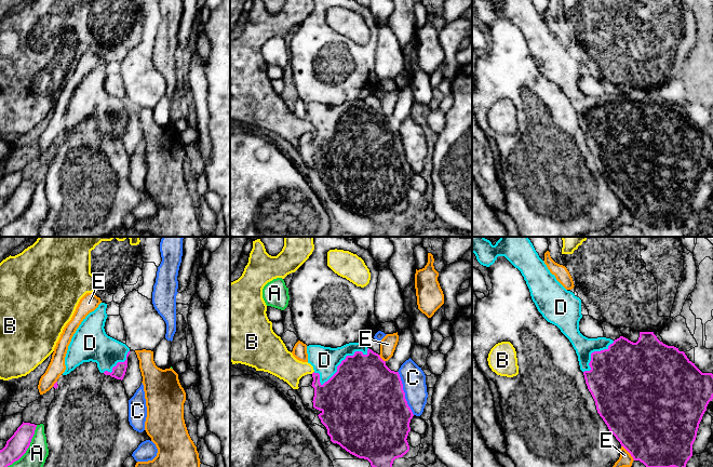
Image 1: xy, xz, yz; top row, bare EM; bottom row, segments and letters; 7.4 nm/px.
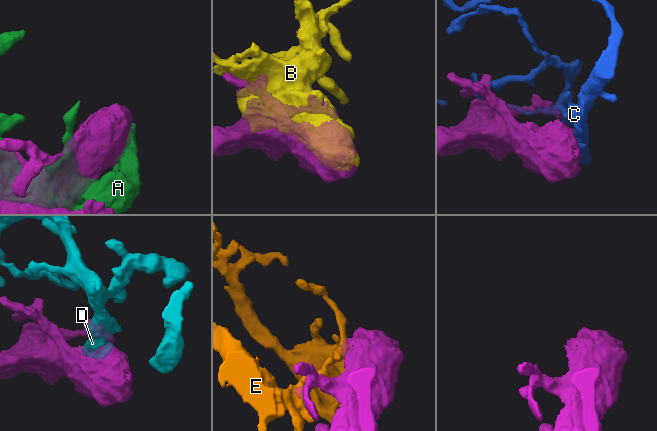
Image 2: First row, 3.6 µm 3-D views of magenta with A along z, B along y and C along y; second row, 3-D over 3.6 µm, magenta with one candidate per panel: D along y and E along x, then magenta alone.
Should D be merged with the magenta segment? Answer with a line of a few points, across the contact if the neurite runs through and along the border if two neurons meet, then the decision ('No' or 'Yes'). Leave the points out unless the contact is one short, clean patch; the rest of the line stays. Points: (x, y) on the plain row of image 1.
Yes

